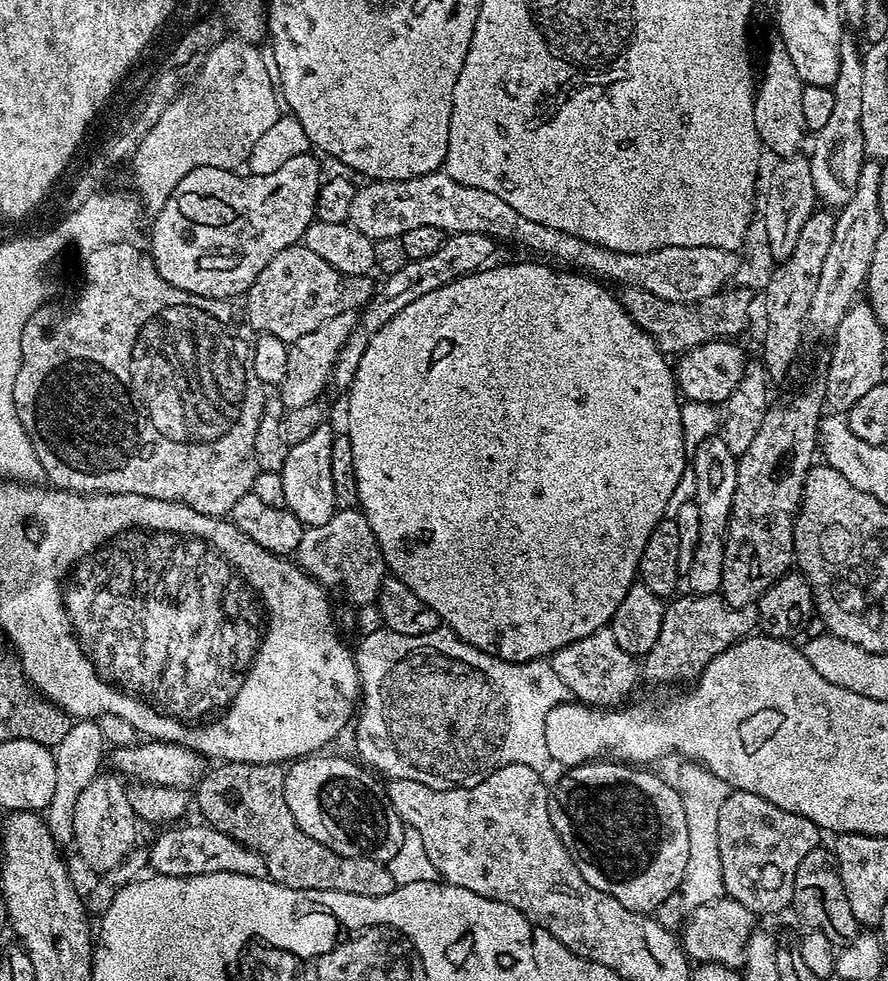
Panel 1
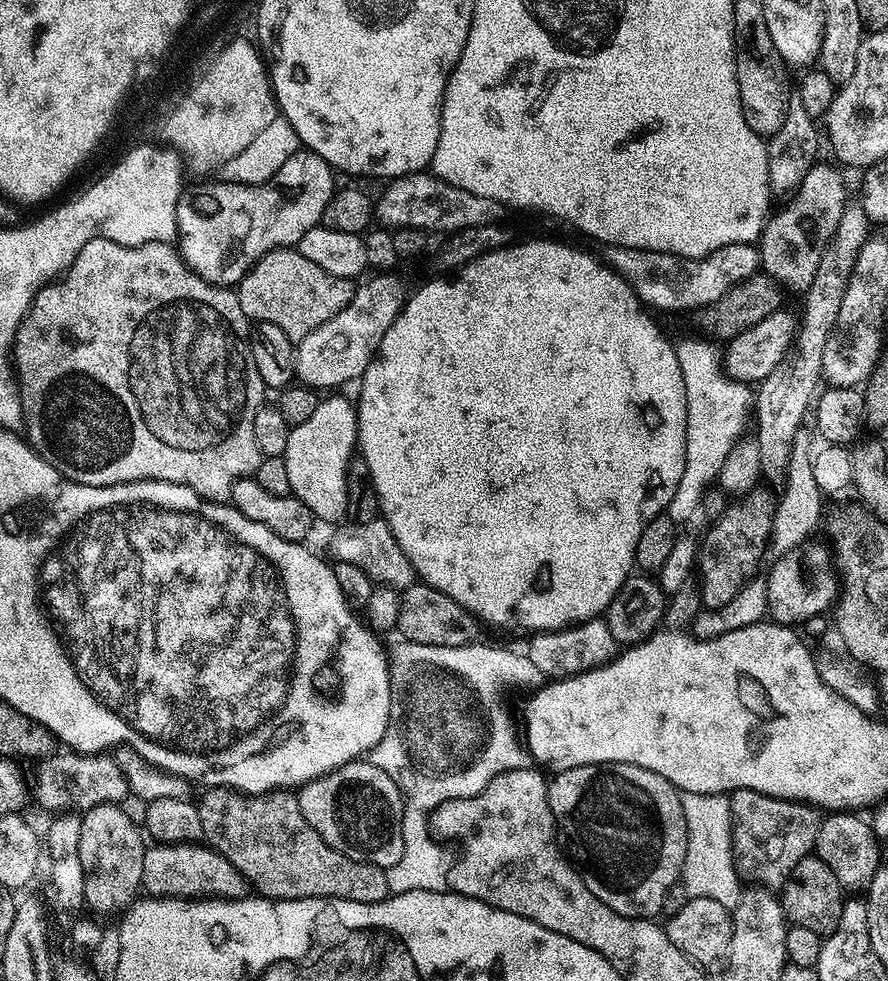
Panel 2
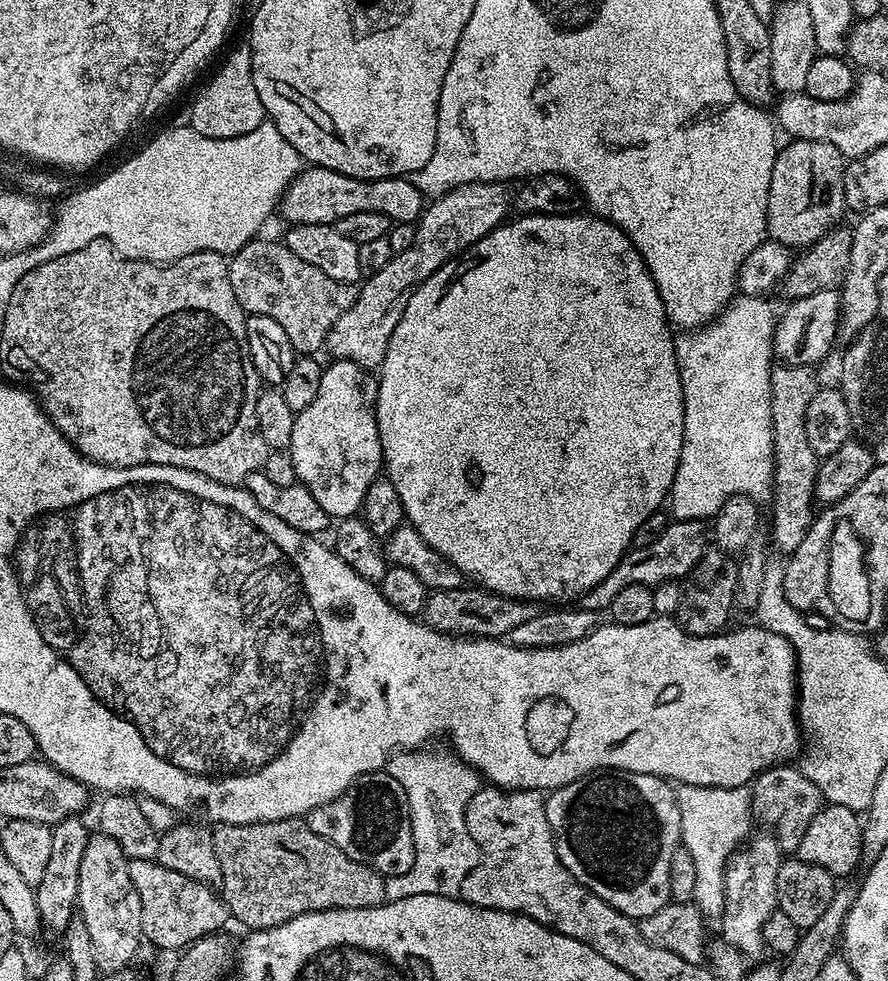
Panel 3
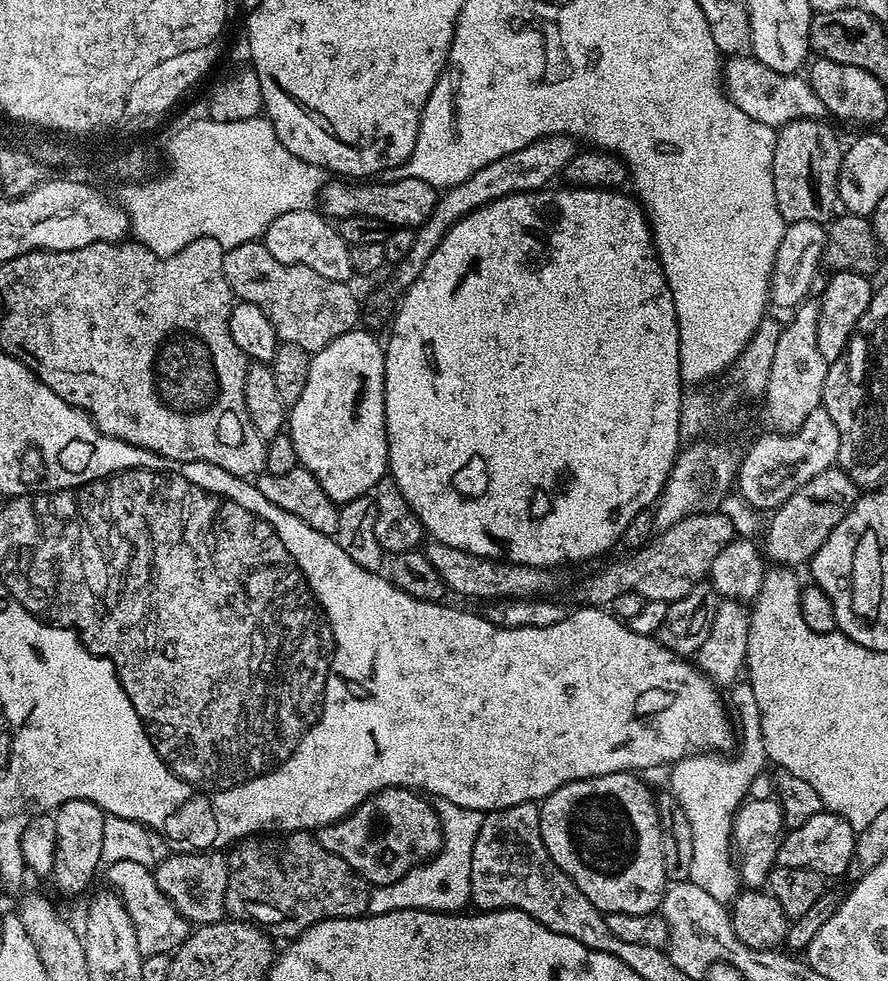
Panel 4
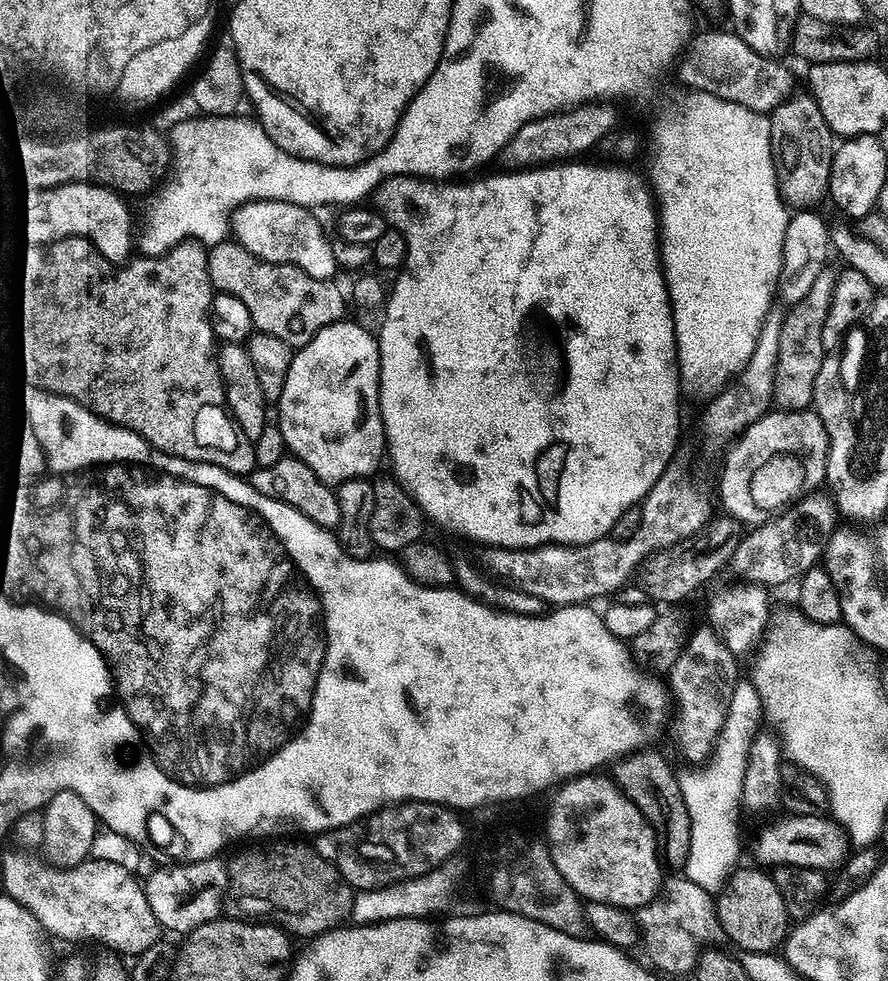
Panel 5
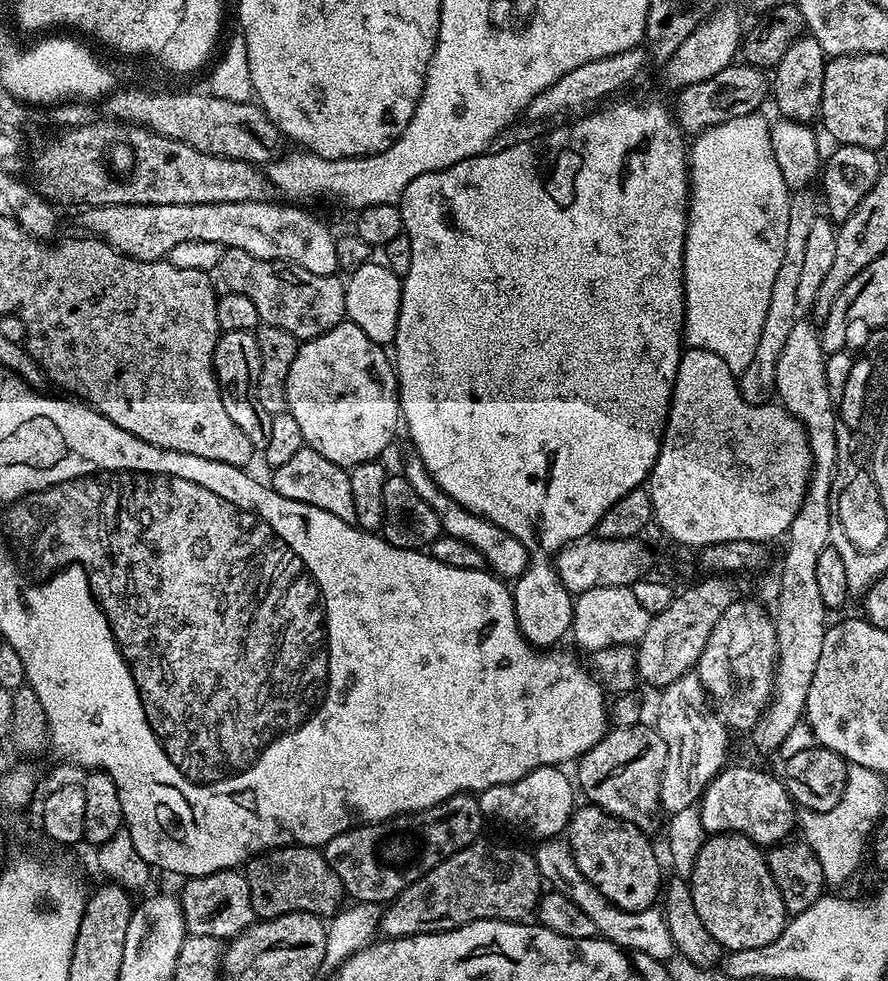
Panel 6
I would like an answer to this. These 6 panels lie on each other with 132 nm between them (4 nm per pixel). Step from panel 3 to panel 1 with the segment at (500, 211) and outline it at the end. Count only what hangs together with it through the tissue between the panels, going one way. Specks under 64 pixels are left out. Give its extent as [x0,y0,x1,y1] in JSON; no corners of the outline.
[278,311,357,409]

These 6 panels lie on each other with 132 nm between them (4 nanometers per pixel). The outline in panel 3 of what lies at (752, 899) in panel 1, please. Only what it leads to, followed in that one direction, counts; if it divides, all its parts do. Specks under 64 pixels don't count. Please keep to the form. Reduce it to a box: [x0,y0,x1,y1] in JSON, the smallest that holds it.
[750,762,822,853]

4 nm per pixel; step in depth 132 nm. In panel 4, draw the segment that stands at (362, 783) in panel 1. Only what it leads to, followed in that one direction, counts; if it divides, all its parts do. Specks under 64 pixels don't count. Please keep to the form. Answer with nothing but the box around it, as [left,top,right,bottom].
[314,788,444,886]

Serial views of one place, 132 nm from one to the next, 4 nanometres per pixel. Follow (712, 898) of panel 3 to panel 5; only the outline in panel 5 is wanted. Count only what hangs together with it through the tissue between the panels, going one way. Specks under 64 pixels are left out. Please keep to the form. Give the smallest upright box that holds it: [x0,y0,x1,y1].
[679,679,764,893]

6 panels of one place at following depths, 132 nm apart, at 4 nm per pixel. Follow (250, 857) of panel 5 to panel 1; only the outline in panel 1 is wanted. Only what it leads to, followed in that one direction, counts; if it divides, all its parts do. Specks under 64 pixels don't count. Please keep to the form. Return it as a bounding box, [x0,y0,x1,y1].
[194,762,398,898]

